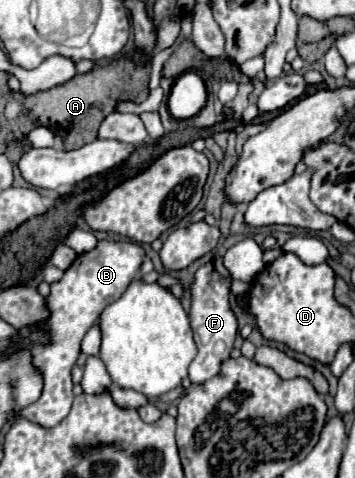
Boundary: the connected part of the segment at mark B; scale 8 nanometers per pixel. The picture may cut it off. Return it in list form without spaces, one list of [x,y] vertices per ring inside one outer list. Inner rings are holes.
[[[101,240],[95,250],[77,256],[71,268],[65,272],[61,282],[51,284],[51,294],[47,298],[47,308],[51,312],[47,320],[47,330],[51,336],[49,346],[29,346],[33,352],[33,362],[45,374],[45,386],[41,398],[23,408],[21,416],[41,426],[55,426],[59,424],[71,410],[73,402],[73,382],[71,382],[71,368],[81,352],[81,338],[85,332],[97,322],[99,314],[119,300],[119,296],[127,290],[127,286],[139,278],[139,268],[143,264],[145,252],[137,242],[107,242]]]

